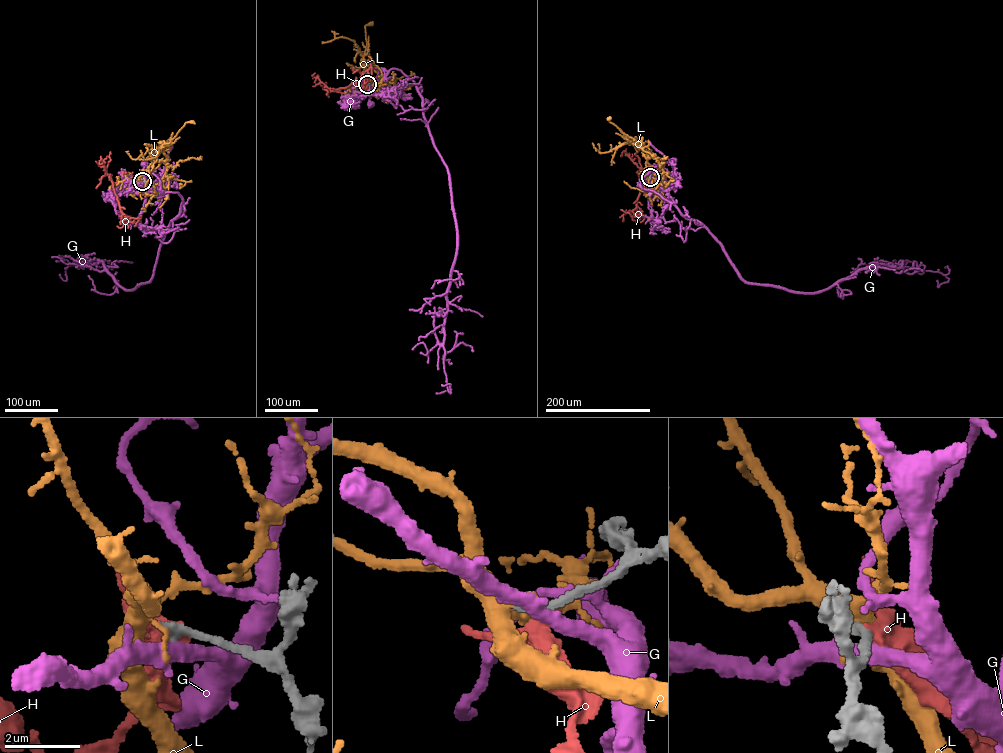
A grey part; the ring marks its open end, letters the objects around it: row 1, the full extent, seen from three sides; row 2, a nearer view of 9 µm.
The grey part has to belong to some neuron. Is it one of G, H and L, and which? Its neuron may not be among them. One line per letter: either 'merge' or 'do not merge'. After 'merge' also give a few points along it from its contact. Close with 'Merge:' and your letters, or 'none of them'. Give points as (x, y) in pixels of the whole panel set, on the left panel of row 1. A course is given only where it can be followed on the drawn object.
G: do not merge
H: do not merge
L: do not merge
Merge: none of them

